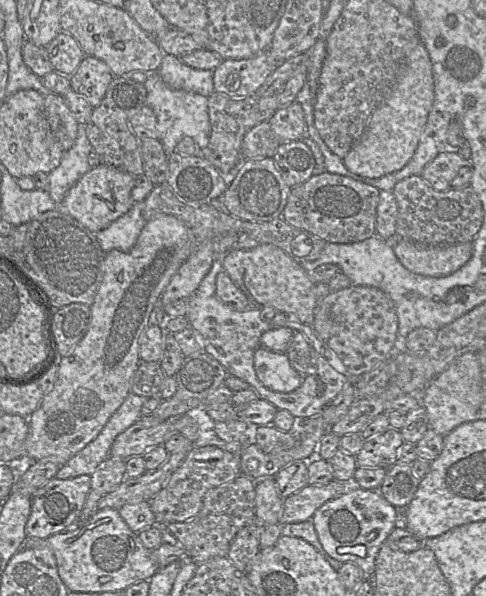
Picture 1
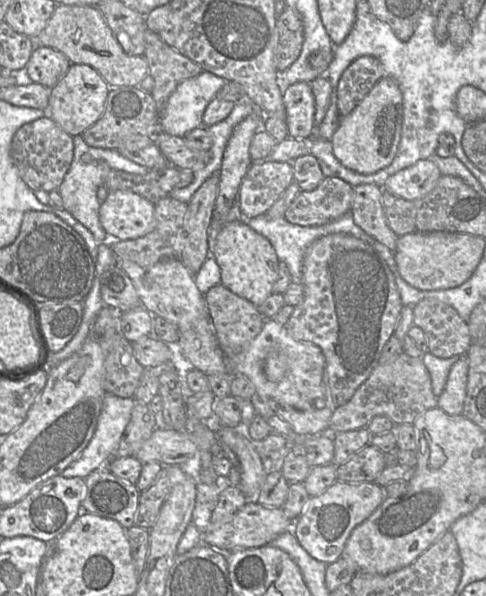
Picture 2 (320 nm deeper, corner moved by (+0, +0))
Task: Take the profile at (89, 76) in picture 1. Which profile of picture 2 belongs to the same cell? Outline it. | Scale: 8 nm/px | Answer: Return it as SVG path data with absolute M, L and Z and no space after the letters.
M71 63L65 76L50 89L47 114L72 137L82 135L104 113L110 88L91 66Z

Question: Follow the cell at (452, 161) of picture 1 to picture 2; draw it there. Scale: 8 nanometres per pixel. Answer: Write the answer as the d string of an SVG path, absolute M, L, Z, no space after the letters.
M422 159L388 177L381 188L405 200L416 200L427 195L440 176L432 160Z

